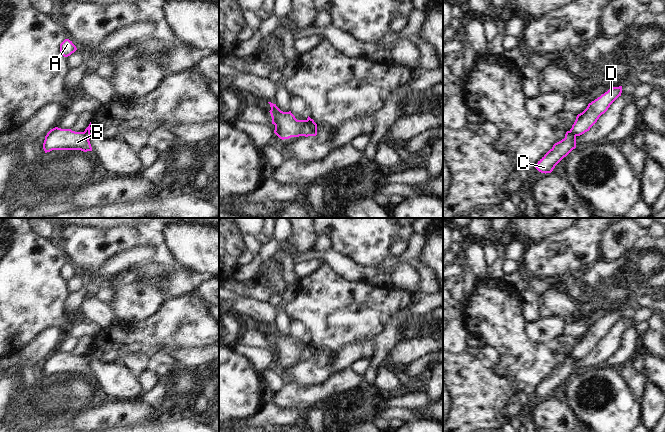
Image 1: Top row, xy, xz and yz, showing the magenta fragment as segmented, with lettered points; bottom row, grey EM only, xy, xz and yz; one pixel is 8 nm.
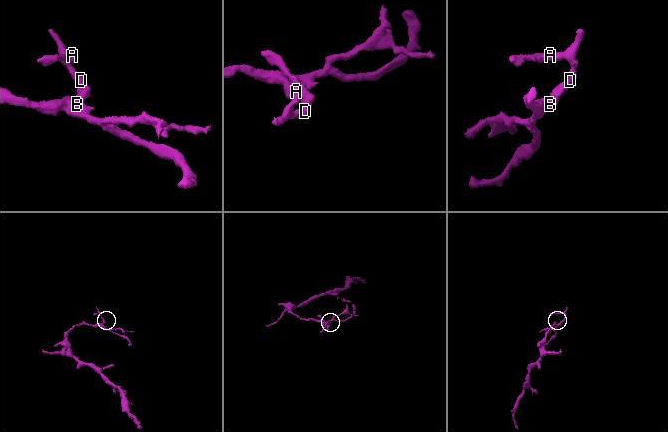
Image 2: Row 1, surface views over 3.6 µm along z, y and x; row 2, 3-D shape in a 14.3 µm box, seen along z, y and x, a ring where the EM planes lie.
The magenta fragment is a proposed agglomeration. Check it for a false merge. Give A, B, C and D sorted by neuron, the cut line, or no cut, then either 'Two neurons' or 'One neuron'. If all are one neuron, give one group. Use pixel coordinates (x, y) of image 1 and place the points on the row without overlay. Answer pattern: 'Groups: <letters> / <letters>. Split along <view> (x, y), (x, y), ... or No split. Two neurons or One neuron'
Groups: A D / B C. Split along xz (314, 346), (306, 346), (302, 350), (299, 359). Two neurons.

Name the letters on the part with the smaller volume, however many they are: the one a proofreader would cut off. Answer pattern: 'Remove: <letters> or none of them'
Remove: A, D.

